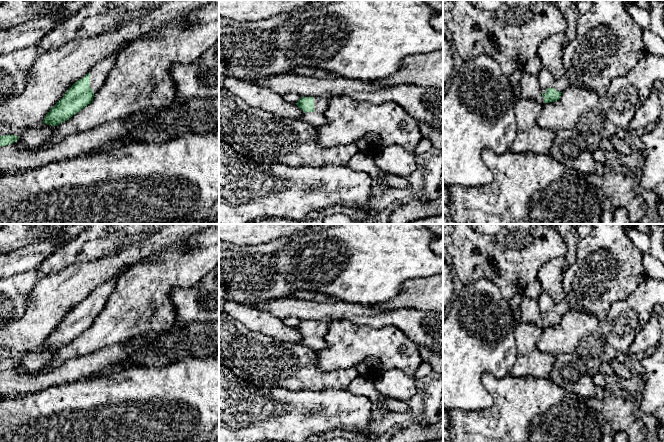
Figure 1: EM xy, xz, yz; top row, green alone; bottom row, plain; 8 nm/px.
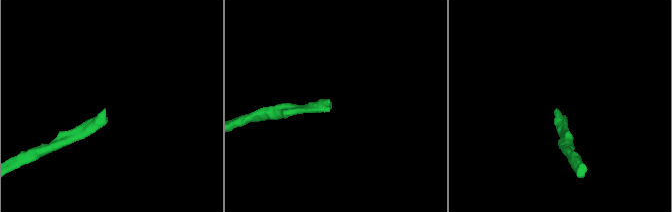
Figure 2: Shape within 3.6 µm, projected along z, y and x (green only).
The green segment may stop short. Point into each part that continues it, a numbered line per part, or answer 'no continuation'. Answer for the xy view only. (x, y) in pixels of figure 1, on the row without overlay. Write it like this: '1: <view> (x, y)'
1: xy (98, 298)

